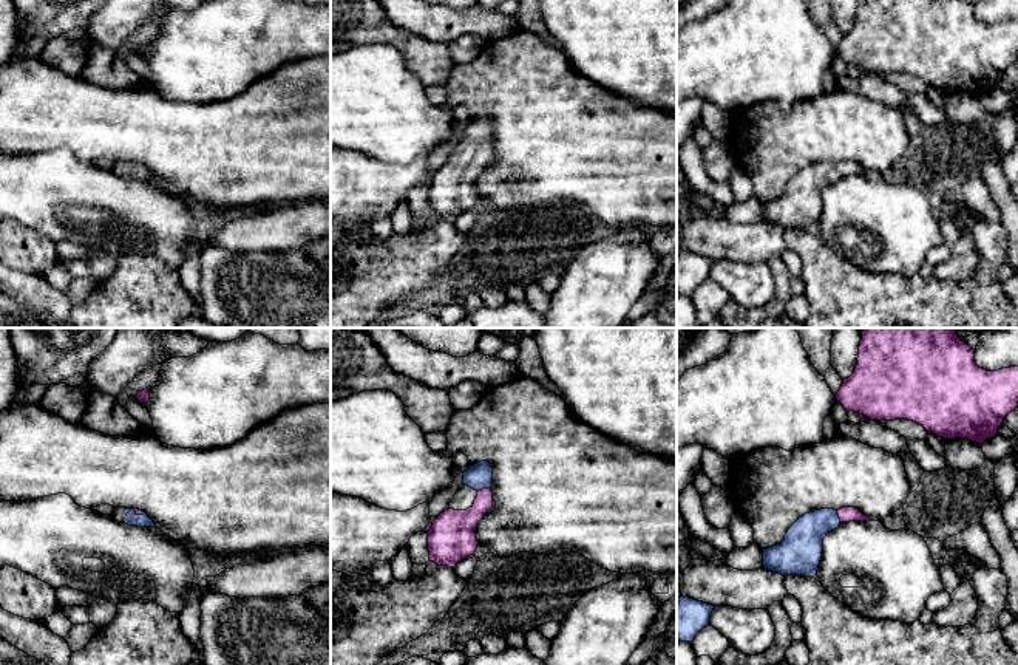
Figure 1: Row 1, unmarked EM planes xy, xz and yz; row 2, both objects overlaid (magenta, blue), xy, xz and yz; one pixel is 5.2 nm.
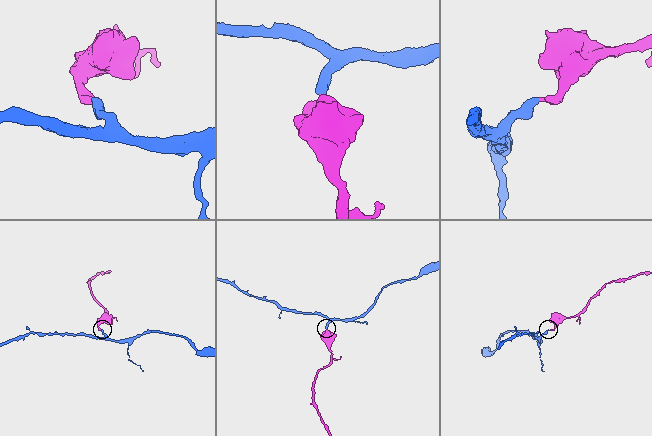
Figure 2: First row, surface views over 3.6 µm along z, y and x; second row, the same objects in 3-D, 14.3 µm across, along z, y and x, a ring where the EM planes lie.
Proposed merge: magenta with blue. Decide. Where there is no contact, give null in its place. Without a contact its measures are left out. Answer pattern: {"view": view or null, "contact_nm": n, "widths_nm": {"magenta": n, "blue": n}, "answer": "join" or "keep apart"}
{"view": "xz", "contact_nm": 80, "widths_nm": {"magenta": 190, "blue": 140}, "answer": "join"}

